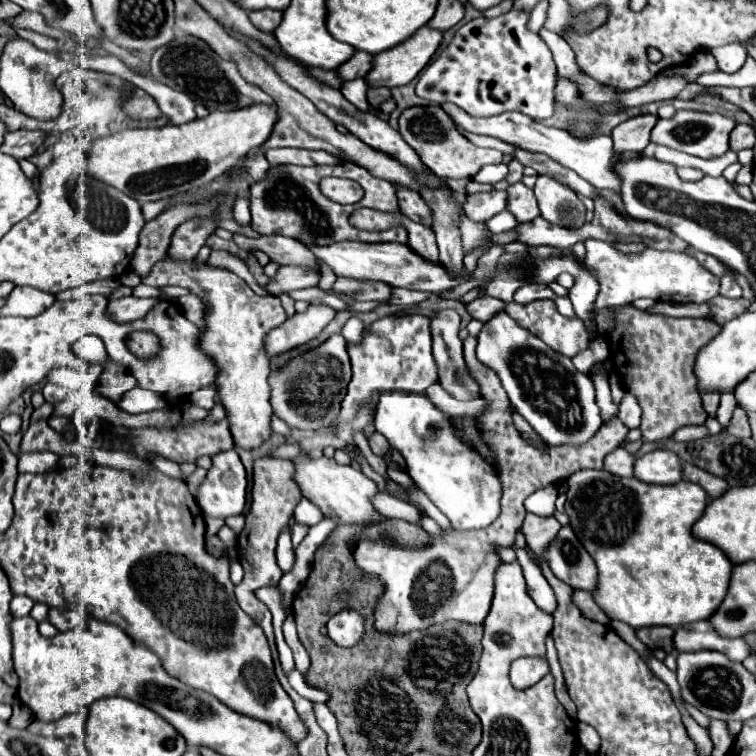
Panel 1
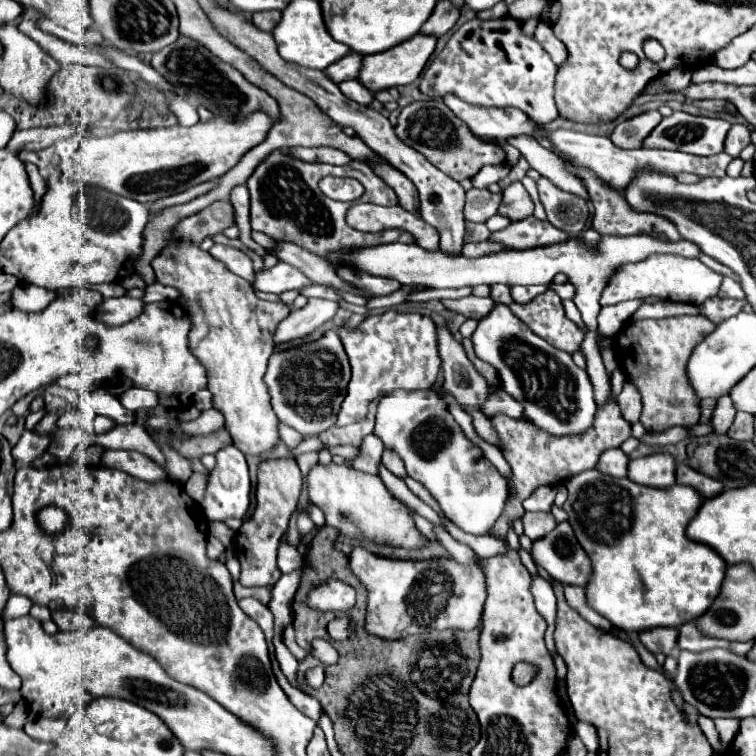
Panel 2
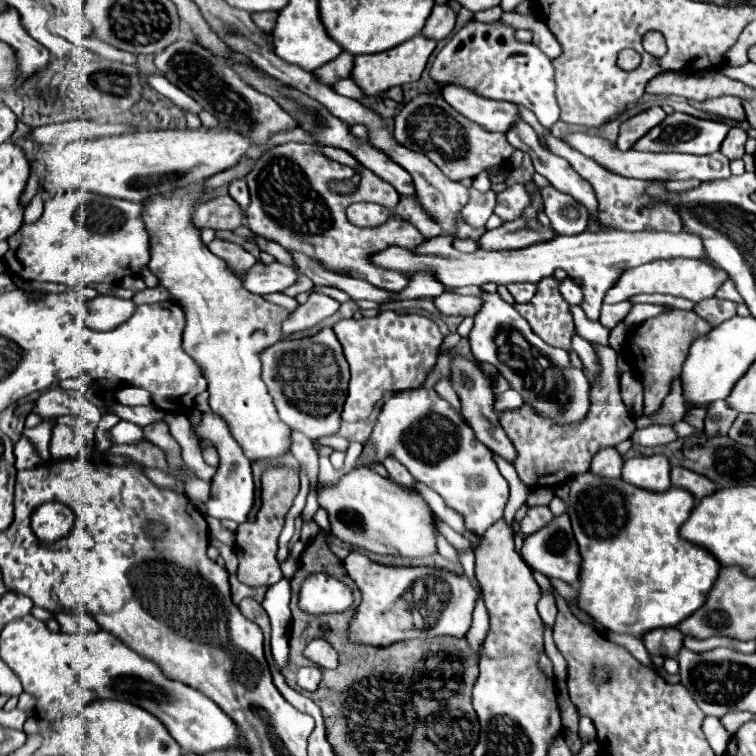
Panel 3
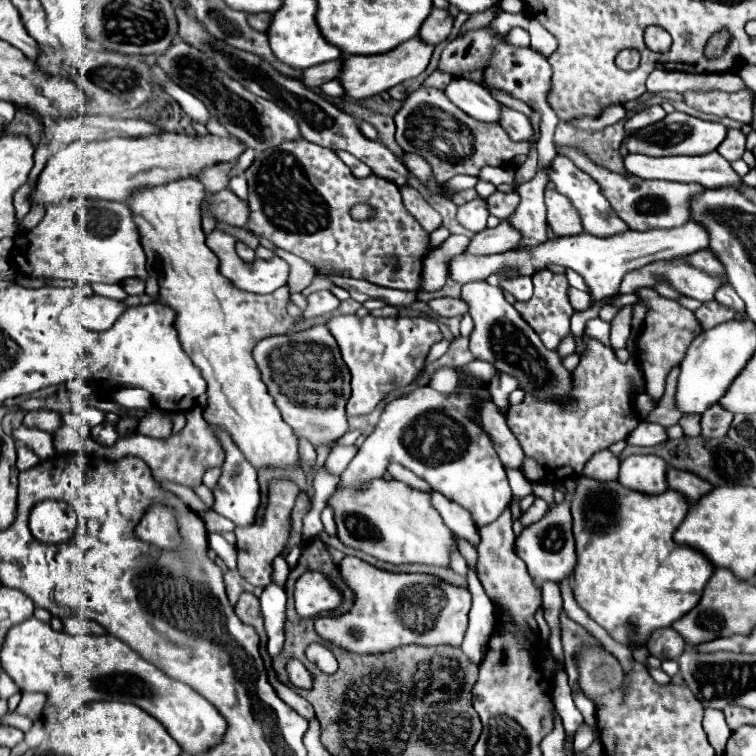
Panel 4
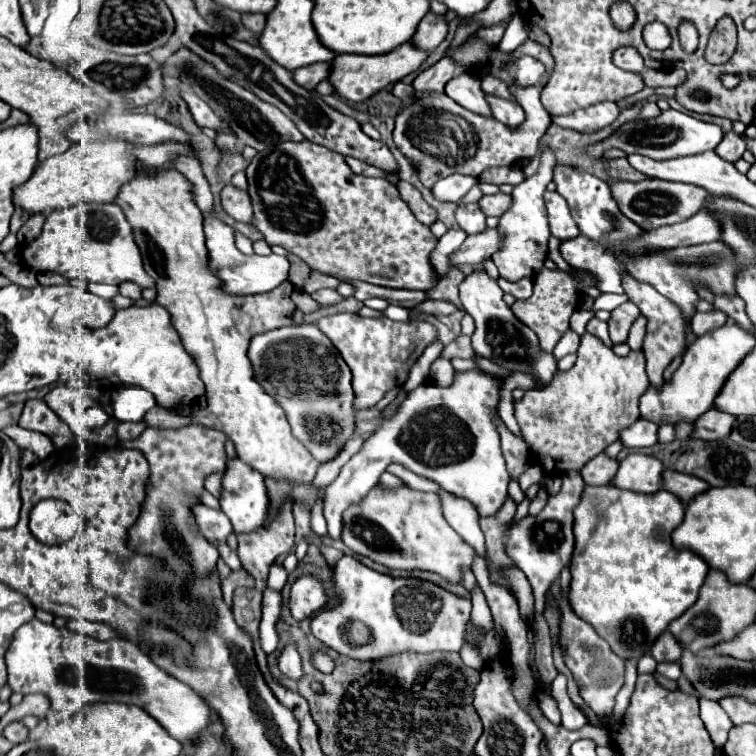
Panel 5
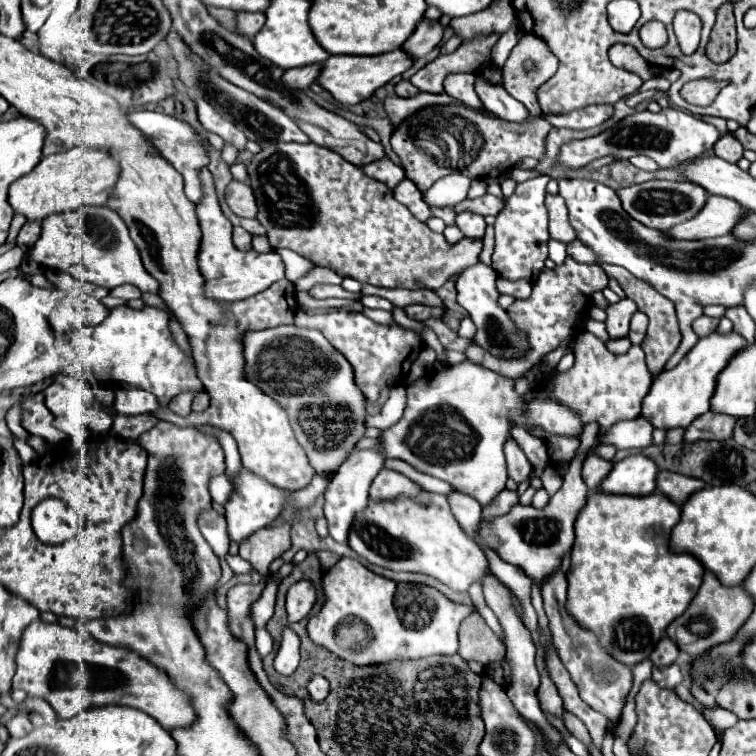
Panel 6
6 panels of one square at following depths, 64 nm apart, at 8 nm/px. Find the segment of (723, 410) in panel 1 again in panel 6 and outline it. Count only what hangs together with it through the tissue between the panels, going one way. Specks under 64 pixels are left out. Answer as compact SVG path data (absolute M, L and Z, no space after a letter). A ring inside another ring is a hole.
M706 412L696 418L684 434L684 440L726 440L732 436L736 418L718 412Z

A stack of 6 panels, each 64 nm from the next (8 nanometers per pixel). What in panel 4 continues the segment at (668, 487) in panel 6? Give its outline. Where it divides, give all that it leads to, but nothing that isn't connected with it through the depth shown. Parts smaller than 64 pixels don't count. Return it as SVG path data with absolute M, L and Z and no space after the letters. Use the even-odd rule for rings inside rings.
M668 468L666 480L668 480L668 486L670 486L672 490L682 492L690 504L698 502L704 494L708 494L708 492L714 488L714 486L708 484L704 478L692 474L692 472L678 470L678 468Z

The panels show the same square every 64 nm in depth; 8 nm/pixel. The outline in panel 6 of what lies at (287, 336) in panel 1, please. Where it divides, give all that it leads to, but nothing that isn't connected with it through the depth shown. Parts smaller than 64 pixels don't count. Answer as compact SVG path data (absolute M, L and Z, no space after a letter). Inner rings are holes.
M314 286L310 290L310 294L314 298L348 298L348 300L358 300L360 294L350 294L346 290L342 290L340 286Z

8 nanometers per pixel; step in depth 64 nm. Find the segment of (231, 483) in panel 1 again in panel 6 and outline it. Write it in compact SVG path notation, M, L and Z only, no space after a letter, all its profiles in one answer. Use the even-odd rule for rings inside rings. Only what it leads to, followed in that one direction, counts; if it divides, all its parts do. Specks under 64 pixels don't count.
M242 468L232 478L232 494L230 494L228 502L224 504L224 508L226 508L224 516L228 520L230 540L242 542L242 540L246 540L246 536L254 534L256 530L264 528L264 526L270 526L272 520L280 514L284 500L288 500L288 496L280 488L268 484L262 476L258 476L254 472L248 472L246 468Z

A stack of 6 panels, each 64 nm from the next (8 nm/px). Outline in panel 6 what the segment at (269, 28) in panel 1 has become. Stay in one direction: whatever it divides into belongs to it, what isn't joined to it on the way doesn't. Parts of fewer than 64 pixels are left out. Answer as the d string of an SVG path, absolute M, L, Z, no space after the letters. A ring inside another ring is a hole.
M238 12L238 24L240 24L240 34L254 38L260 28L264 26L266 16L262 12Z

